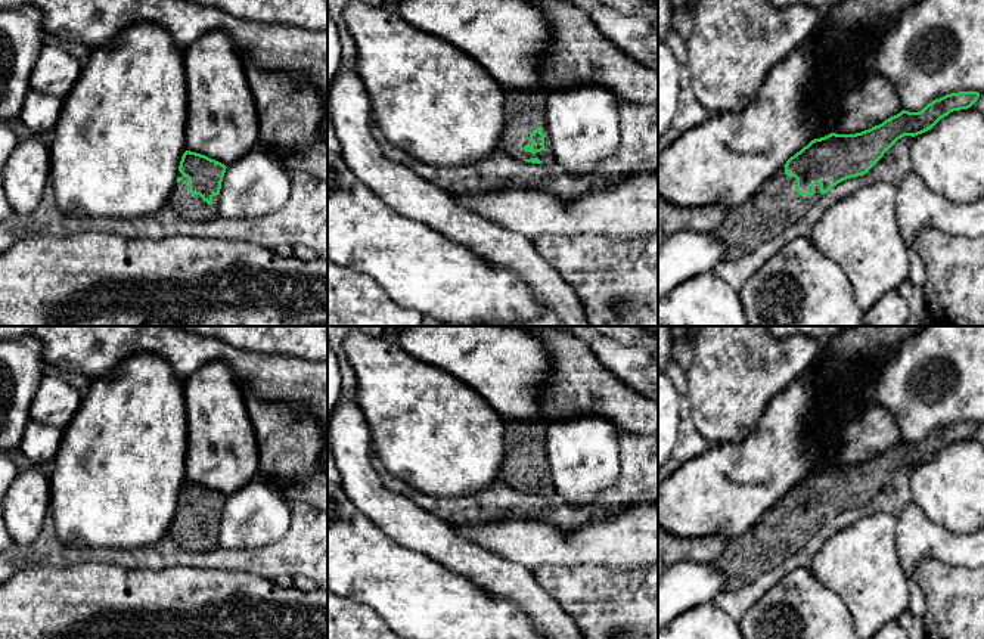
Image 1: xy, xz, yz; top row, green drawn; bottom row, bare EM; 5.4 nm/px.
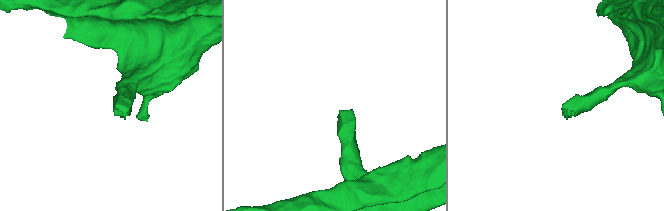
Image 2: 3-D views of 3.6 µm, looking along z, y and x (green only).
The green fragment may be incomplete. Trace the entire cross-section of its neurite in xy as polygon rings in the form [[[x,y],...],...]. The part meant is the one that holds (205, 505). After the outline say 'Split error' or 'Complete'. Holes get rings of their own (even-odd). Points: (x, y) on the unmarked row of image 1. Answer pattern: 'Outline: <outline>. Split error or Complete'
Outline: [[[186,481],[168,536],[189,552],[207,552],[217,548],[226,499],[215,490]]]. Split error

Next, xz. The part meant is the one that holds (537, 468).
Outline: [[[513,421],[505,432],[505,457],[499,477],[515,490],[555,493],[546,455],[547,421]]]. Split error

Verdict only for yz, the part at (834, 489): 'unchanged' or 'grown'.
grown

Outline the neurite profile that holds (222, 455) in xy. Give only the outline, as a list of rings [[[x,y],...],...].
[[[211,362],[184,382],[186,481],[226,497],[258,475],[258,444],[230,366]]]

